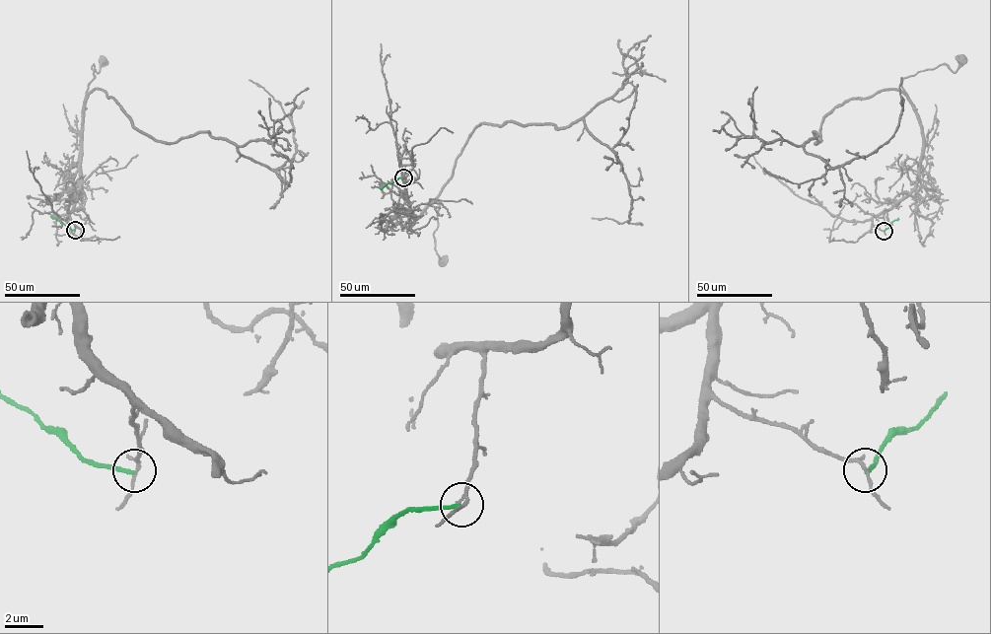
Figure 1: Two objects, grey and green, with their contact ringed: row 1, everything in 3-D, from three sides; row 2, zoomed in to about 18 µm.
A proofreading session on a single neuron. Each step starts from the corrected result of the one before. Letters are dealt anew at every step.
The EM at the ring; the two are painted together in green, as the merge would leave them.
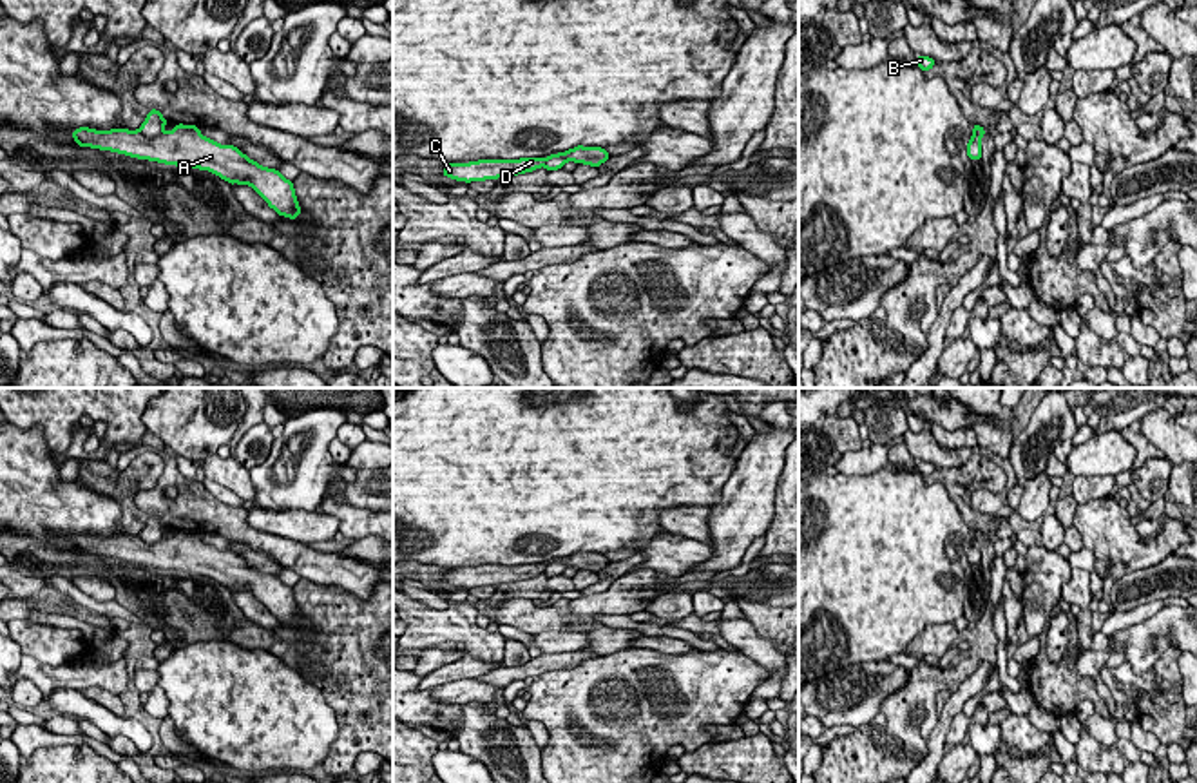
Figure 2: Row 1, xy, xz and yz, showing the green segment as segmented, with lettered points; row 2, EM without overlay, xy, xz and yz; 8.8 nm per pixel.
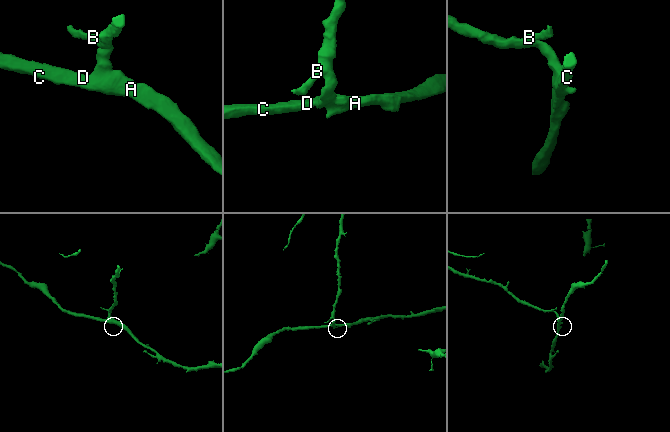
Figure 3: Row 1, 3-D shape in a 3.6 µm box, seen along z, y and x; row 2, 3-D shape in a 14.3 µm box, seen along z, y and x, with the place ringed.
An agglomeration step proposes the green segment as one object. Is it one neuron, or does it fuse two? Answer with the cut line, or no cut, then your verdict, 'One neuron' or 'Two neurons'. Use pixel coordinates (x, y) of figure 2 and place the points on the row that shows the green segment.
Split along xy (138, 131), (145, 136), (162, 133). Two neurons

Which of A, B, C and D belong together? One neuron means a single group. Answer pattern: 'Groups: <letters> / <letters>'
Groups: A C D / B

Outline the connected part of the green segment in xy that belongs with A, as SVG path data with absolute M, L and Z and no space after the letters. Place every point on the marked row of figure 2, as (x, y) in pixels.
M174 125L170 132L145 138L139 130L72 130L80 147L120 152L138 160L159 161L185 169L210 170L230 185L250 185L279 216L297 219L302 212L297 203L293 181L279 170L261 167L234 145L219 145L205 138L196 125Z

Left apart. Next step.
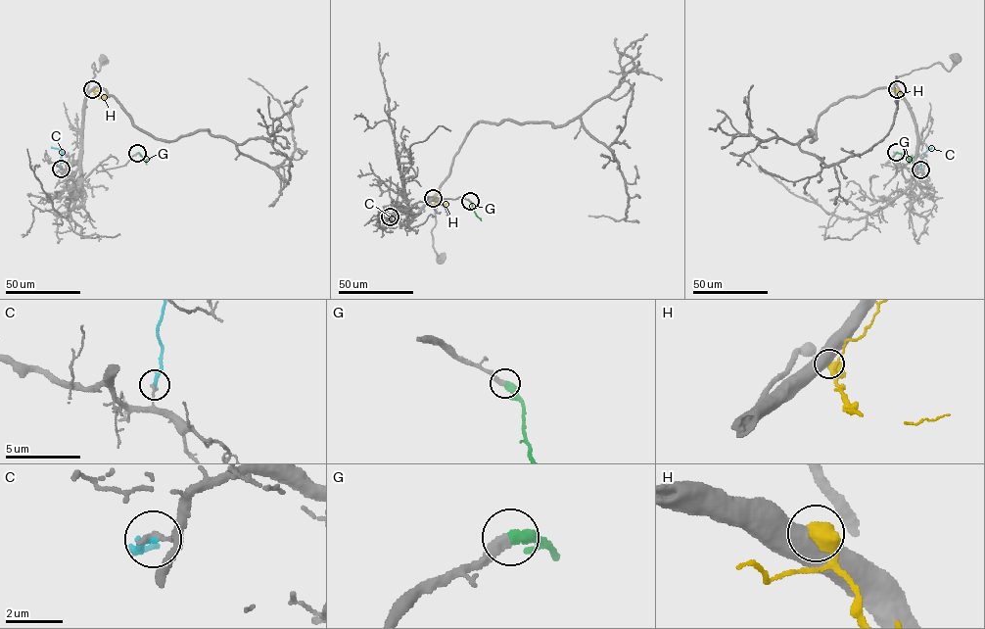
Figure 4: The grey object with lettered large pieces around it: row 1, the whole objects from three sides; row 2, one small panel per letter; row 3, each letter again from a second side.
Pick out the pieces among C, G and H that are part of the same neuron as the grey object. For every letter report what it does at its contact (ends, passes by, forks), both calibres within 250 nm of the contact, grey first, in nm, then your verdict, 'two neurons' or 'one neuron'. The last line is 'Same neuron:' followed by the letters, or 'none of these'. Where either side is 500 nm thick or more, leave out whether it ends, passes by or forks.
C: it ends; calibres 190 and 280 nm; two neurons
G: it ends; calibres 400 and 480 nm; one neuron
H: calibres 700 and 440 nm; two neurons
Same neuron: G

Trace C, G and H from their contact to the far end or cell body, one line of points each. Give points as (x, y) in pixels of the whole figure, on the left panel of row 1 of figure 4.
C: (61, 169), (62, 151), (51, 147)
G: (137, 153), (146, 160), (151, 158)
H: (92, 89), (98, 97), (108, 96)

